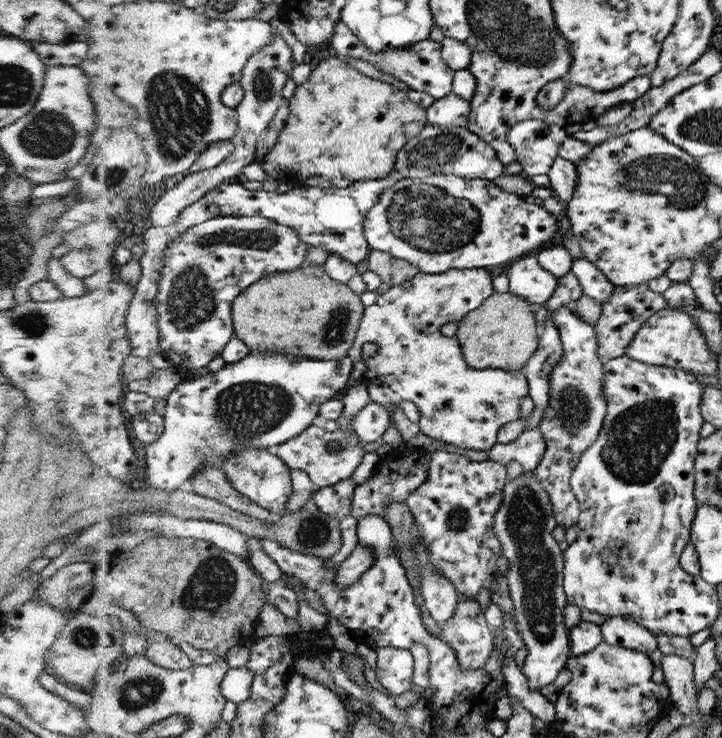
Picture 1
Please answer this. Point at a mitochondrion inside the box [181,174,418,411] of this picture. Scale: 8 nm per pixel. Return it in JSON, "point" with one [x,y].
{"point":[263,237]}

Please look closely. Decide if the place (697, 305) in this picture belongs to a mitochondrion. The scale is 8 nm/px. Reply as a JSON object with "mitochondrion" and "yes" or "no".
{"mitochondrion":"no"}

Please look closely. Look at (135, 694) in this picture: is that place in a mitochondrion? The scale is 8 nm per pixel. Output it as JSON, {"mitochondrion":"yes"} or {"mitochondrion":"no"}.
{"mitochondrion":"yes"}

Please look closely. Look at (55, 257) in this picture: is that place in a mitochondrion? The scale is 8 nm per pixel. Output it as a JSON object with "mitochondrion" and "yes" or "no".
{"mitochondrion":"no"}

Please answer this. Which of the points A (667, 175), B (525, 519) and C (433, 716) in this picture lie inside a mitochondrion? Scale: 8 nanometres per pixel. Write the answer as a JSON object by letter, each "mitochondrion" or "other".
{"A":"mitochondrion","B":"mitochondrion","C":"other"}

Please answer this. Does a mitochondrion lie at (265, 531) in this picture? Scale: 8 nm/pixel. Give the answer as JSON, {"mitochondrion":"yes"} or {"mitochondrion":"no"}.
{"mitochondrion":"no"}

